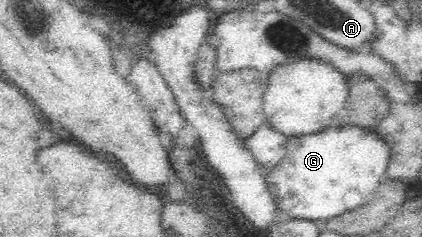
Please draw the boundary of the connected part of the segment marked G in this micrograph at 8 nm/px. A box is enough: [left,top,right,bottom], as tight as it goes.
[265,121,392,219]

